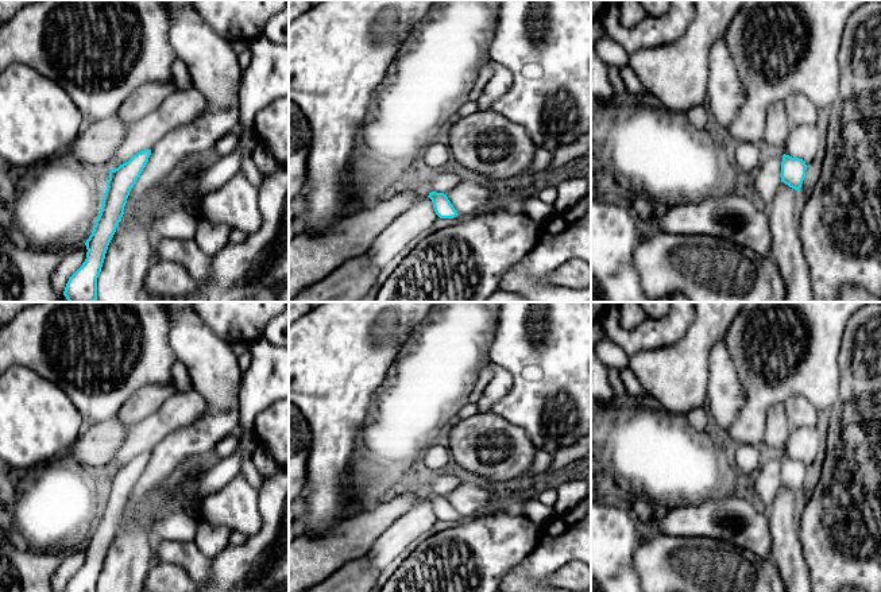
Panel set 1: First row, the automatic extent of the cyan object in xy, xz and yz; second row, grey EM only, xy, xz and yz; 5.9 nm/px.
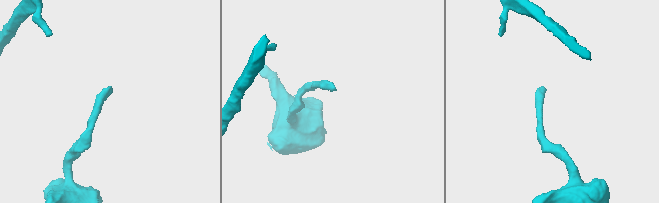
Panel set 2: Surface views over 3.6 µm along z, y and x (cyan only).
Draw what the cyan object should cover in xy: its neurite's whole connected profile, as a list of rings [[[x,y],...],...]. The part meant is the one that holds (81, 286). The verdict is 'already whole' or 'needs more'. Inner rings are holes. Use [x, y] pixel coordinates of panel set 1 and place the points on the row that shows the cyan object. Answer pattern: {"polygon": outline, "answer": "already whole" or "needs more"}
{"polygon": [[[151,150],[134,155],[128,162],[109,171],[100,214],[86,240],[86,259],[69,278],[63,295],[69,302],[96,302],[97,278],[105,259],[108,245],[124,214],[131,189],[146,167]]], "answer": "already whole"}

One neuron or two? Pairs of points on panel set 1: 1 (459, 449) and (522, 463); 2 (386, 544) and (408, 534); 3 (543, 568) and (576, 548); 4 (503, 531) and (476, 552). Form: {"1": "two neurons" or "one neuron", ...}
{"1": "one neuron", "2": "one neuron", "3": "one neuron", "4": "one neuron"}

